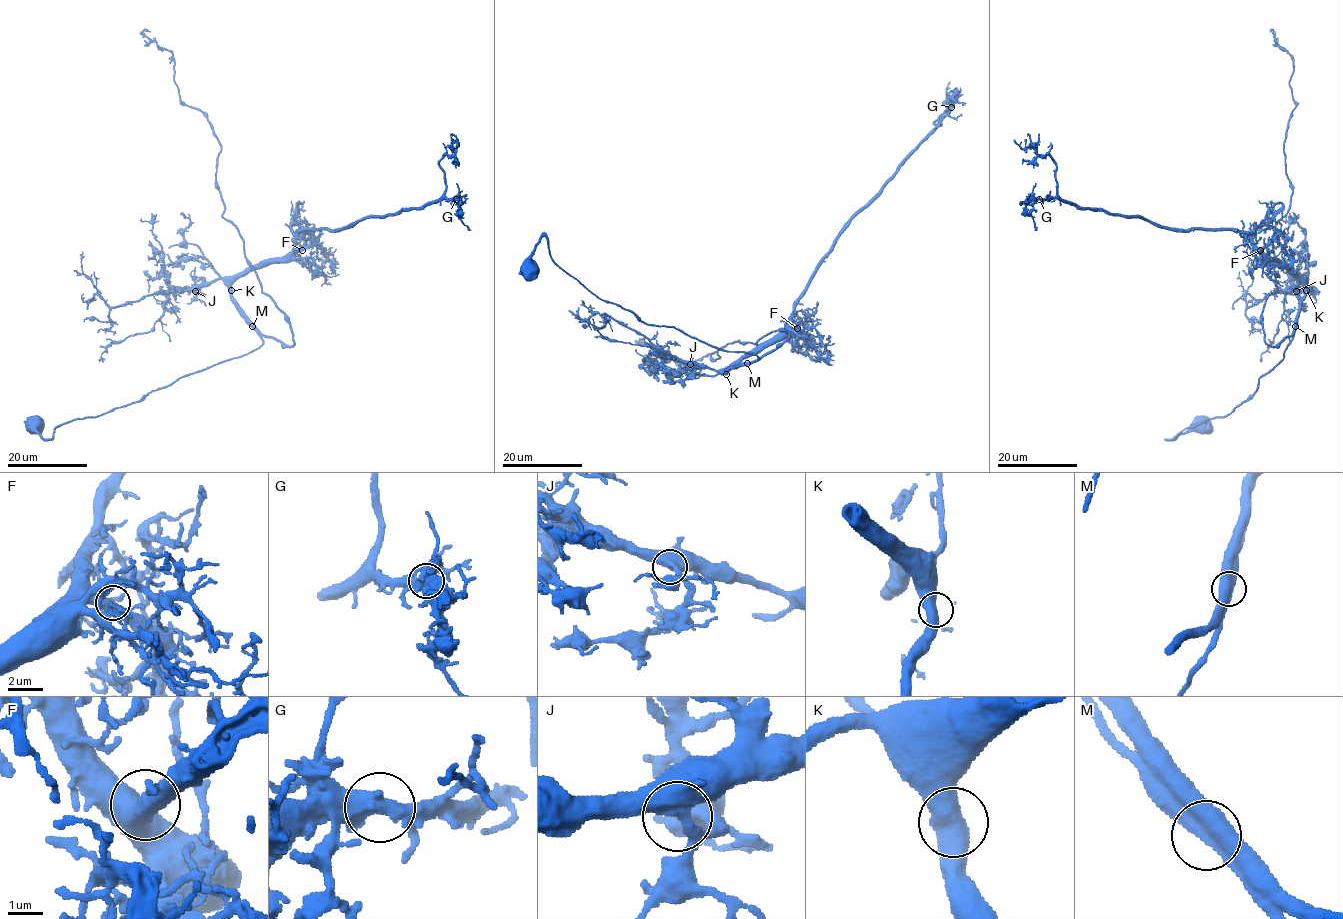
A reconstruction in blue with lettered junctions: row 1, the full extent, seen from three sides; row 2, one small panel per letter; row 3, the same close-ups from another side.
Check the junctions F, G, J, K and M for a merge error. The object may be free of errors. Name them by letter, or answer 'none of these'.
none of these

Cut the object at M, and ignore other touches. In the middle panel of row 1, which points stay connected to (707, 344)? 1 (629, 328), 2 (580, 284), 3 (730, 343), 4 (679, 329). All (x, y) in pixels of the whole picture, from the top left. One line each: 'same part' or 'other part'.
1: other part
2: same part
3: other part
4: same part

